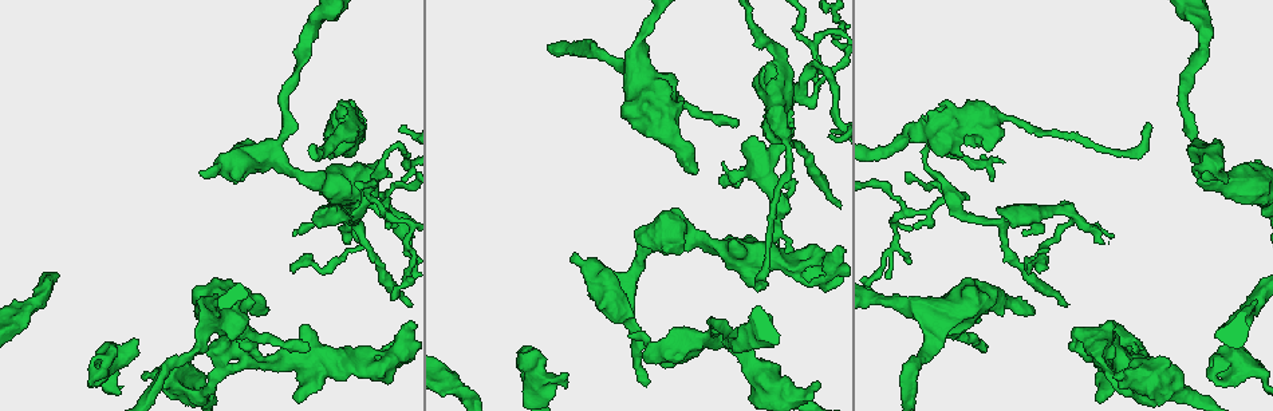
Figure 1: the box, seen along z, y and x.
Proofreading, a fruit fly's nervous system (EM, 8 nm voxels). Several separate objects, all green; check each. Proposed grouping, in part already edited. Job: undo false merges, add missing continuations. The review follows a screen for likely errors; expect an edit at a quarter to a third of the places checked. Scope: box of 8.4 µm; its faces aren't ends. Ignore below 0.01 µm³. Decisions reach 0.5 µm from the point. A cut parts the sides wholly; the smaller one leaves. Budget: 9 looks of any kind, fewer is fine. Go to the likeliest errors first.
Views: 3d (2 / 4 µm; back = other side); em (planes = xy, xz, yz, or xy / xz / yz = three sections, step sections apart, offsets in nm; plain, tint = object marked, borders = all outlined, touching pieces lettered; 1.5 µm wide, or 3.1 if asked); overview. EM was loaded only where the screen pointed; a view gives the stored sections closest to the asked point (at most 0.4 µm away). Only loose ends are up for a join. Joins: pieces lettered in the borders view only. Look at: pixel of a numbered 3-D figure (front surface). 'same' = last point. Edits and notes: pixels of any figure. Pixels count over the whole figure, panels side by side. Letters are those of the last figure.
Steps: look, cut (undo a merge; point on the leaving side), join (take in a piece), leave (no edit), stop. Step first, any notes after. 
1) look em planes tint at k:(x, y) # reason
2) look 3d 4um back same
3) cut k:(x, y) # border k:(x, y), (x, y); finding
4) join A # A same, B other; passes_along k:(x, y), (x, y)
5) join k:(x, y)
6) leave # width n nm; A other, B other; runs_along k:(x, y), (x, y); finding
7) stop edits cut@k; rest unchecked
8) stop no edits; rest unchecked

look em yz step 8 borders at 1:(89, 373) # an open end

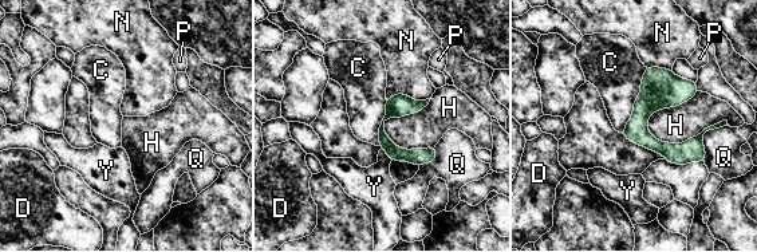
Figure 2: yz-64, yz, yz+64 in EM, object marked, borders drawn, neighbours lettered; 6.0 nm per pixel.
look em planes borders same

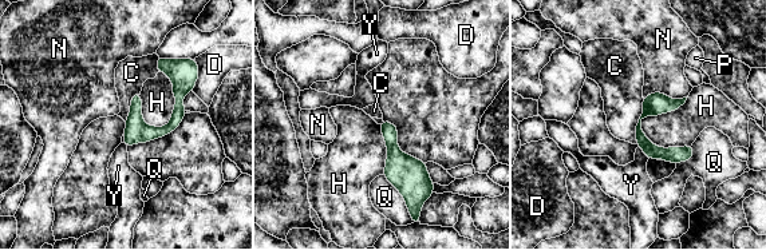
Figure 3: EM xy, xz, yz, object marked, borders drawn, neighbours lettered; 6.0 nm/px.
leave # C other, D other, H other, N other, P other, Q other, Y other; border 3:(643, 98), (635, 143); no lettered piece goes on from it

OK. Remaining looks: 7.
look 3d 2um at 1:(1035, 310) # an open end

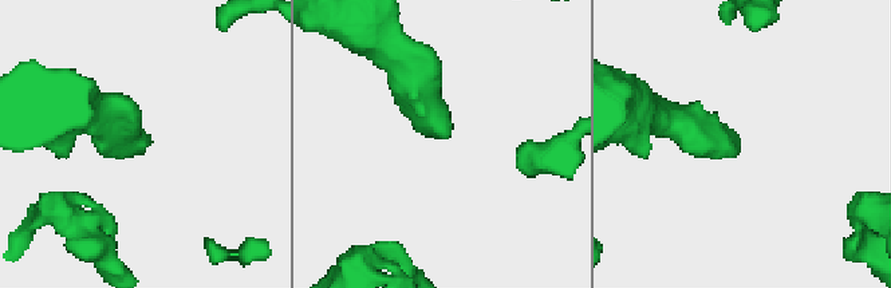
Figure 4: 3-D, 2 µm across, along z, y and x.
look em planes borders at 4:(740, 141)

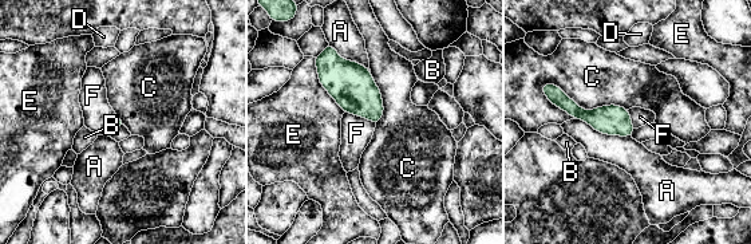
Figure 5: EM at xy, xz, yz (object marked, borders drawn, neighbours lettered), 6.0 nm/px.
leave # A other, B other, C other, D other, E other, F other; border 5:(344, 111), (367, 118), (375, 125); no lettered piece goes on from it

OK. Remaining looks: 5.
look em planes plain at 1:(391, 177) # free end

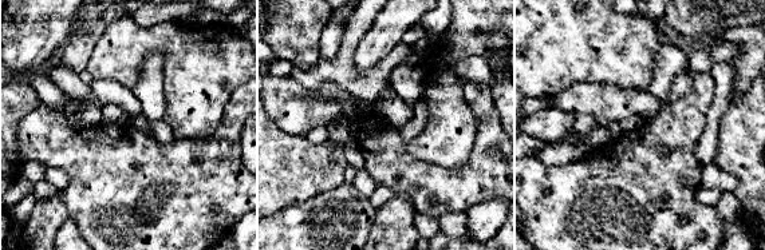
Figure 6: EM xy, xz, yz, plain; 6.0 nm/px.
look em planes borders same

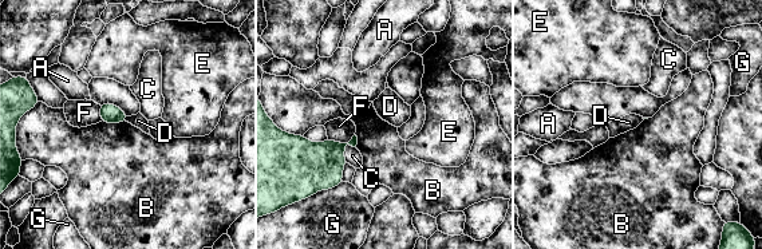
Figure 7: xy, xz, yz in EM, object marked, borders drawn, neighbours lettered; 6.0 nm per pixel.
leave # longest_contact F 160 nm; A other, B other, C other, D other, E other, F other, G other; none of them fits

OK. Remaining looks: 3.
look 3d 2um at 1:(956, 195) # sharp bend

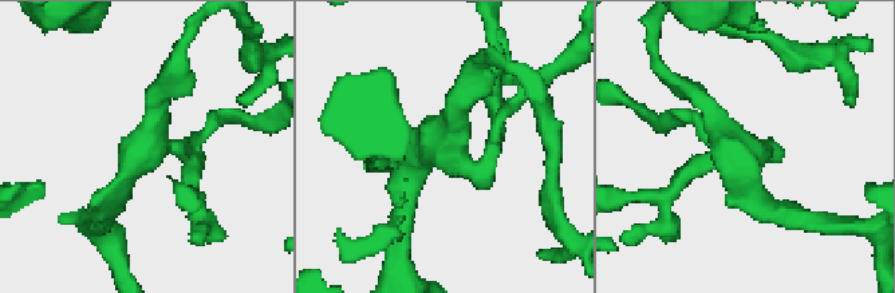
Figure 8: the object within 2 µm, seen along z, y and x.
look em planes borders at 8:(741, 147) # arms 4; shape alone is not enough

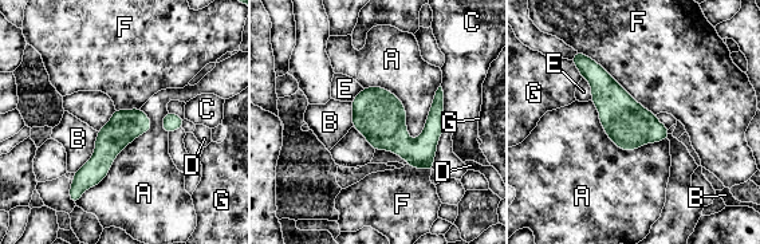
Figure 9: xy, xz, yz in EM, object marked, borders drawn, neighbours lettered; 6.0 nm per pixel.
leave # width 190 nm; A other, B other, C other, D other, E other, F other, G other; runs_along 9:(138, 111), (110, 141), (79, 191); one neuron here

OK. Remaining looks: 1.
stop no edits; rest unchecked

